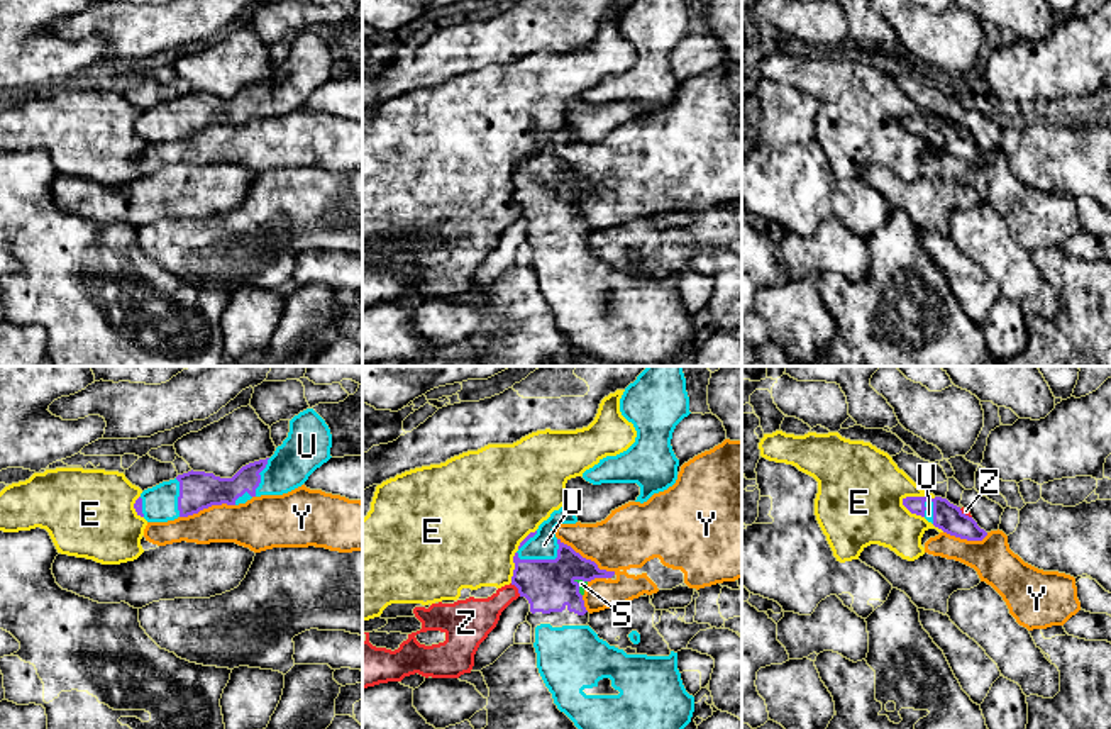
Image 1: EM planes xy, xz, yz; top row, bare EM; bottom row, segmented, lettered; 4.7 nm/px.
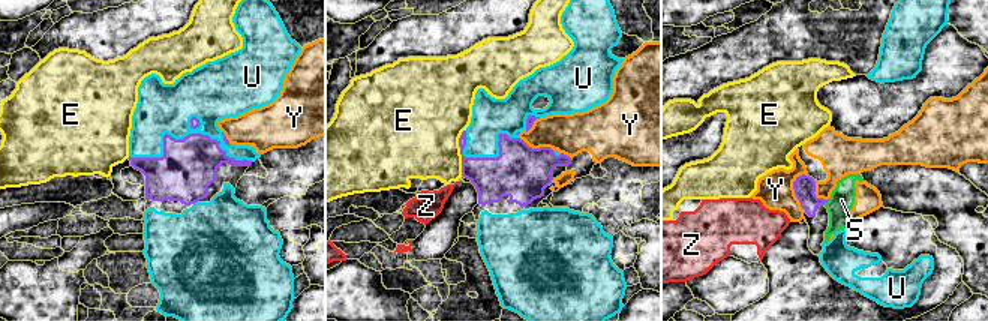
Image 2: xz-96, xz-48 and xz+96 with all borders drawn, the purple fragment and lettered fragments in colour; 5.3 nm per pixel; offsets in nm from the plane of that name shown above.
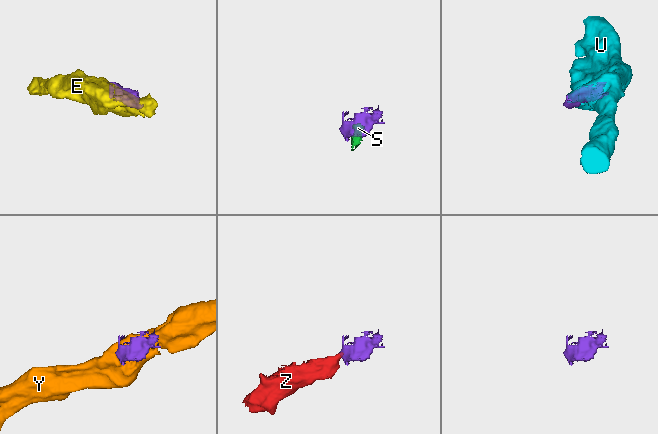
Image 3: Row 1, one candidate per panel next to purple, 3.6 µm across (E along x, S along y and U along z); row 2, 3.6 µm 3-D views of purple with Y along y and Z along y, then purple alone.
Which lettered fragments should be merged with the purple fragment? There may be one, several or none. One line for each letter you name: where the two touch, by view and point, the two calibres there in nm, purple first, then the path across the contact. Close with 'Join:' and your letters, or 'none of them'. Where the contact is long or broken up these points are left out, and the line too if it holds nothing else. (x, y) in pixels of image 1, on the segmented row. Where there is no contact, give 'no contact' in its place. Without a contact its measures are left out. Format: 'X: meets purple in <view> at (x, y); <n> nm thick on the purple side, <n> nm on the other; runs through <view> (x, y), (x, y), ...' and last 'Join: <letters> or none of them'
U: meets purple in xz at (544, 560); 240 nm thick on the purple side, 130 nm on the other
Join: U

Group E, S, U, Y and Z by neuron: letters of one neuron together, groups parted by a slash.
E Z / S Y / U

